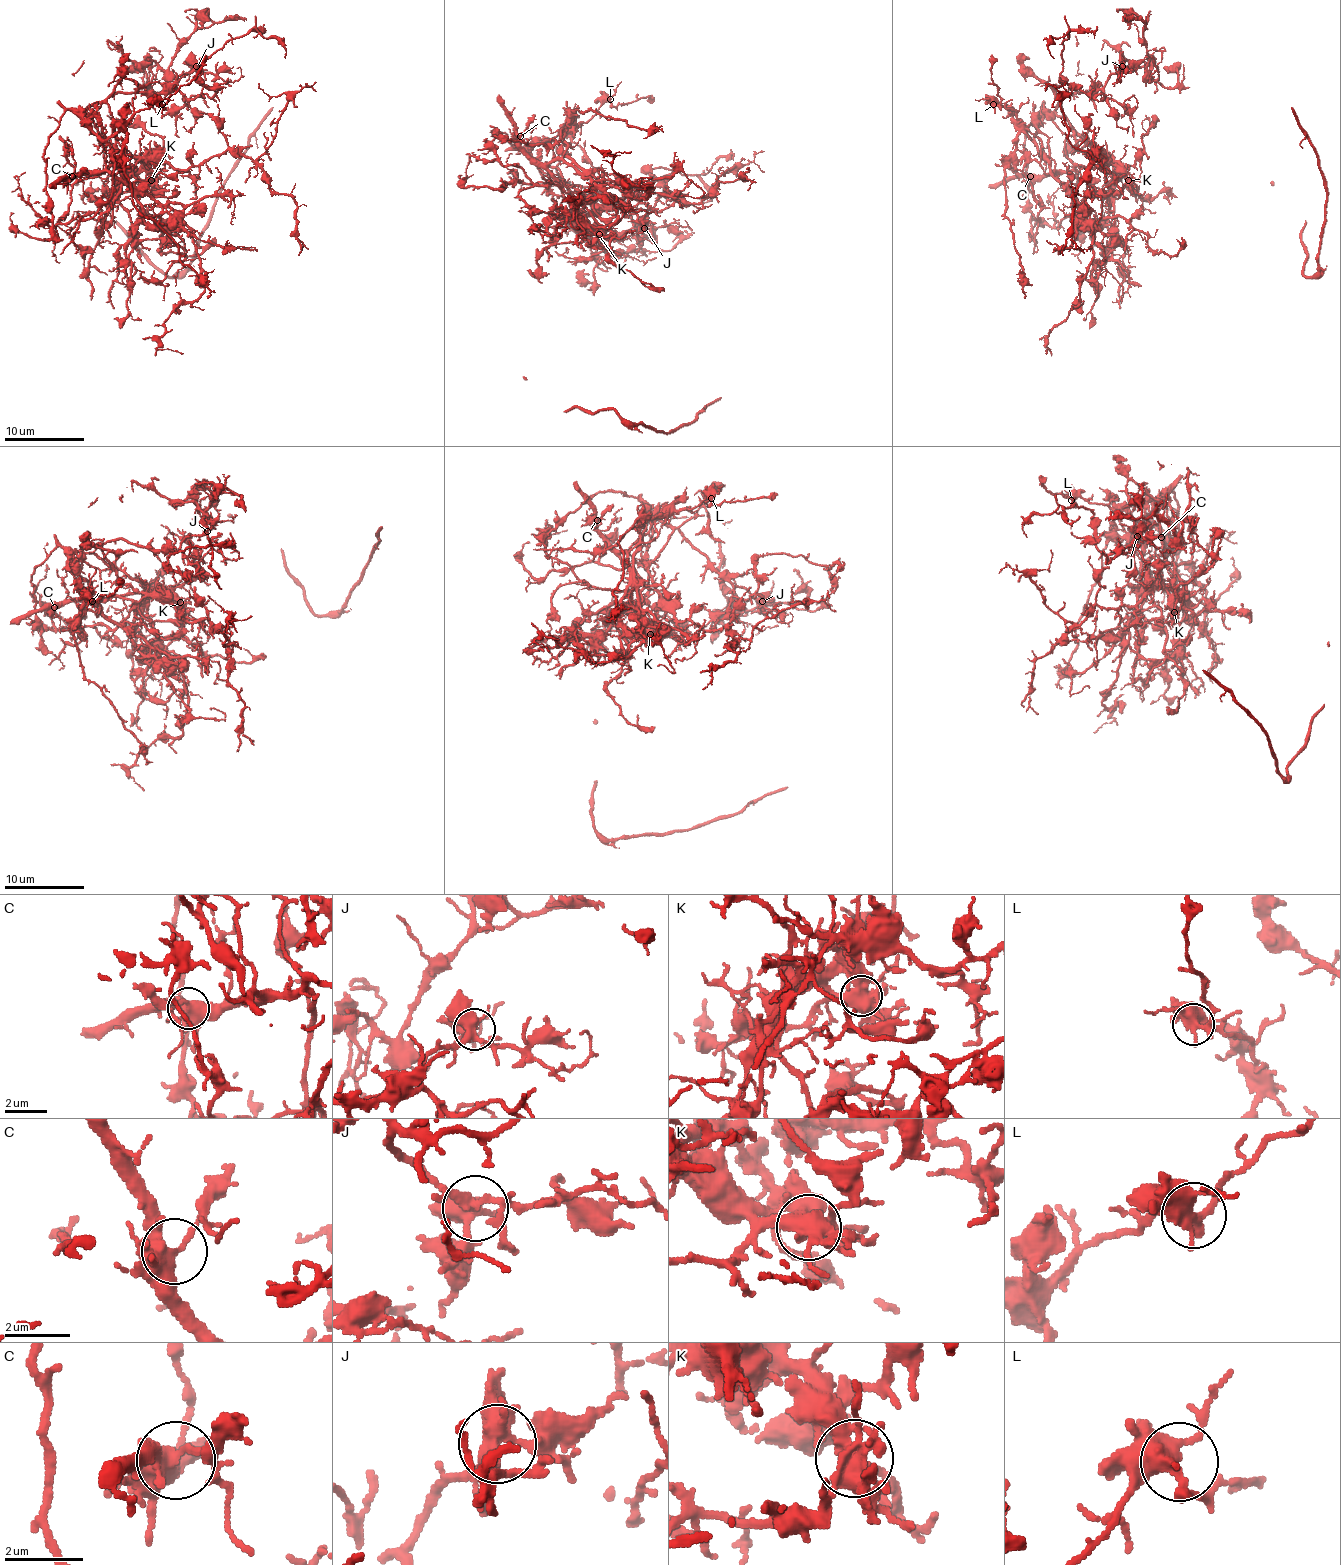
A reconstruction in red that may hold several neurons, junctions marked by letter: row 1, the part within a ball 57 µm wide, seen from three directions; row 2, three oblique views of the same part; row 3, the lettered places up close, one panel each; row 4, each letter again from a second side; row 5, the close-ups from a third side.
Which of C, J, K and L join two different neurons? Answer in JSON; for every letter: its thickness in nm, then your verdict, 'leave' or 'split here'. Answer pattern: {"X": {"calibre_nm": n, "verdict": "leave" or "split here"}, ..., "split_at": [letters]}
{"C": {"calibre_nm": 480, "verdict": "leave"}, "J": {"calibre_nm": 400, "verdict": "leave"}, "K": {"calibre_nm": 550, "verdict": "split here"}, "L": {"calibre_nm": 400, "verdict": "leave"}, "split_at": ["K"]}

